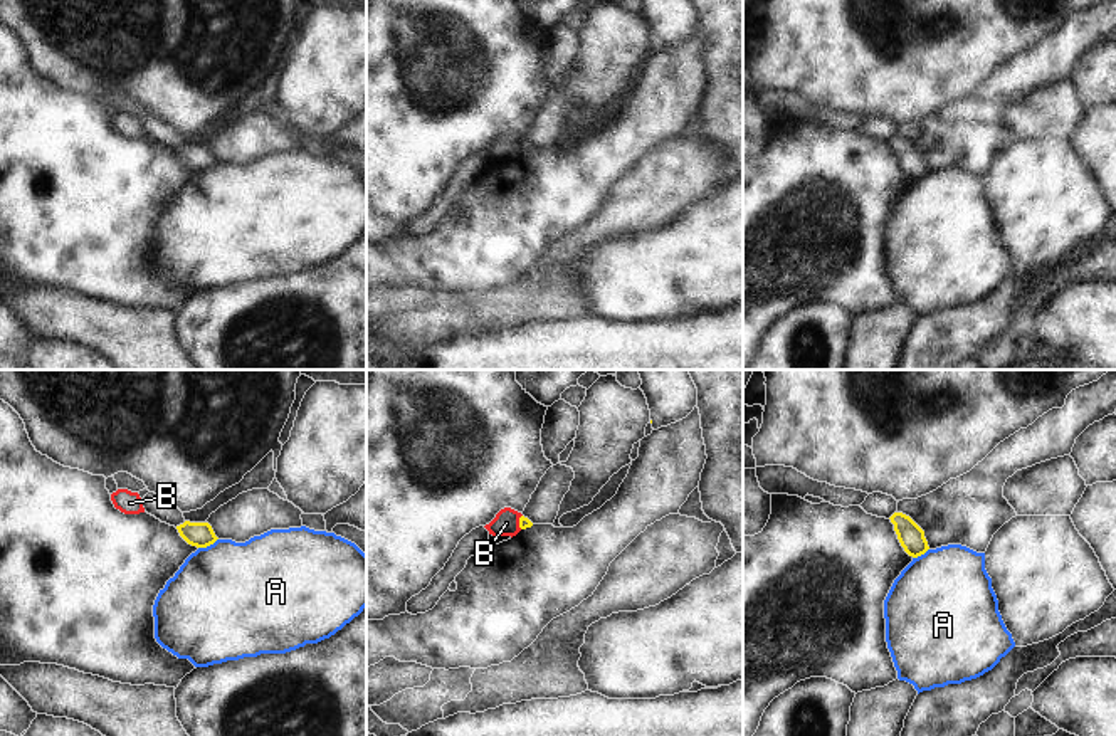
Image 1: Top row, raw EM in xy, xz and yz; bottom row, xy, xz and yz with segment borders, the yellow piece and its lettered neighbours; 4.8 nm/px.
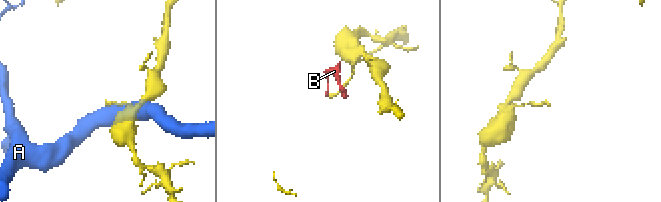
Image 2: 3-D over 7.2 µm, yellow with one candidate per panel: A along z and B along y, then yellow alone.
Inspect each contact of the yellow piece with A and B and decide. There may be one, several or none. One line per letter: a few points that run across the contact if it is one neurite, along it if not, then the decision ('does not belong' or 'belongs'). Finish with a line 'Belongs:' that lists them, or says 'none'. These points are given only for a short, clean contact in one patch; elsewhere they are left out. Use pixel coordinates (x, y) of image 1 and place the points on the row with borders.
A: does not belong
B: xz (521, 515), (520, 528) | does not belong
Belongs: none

